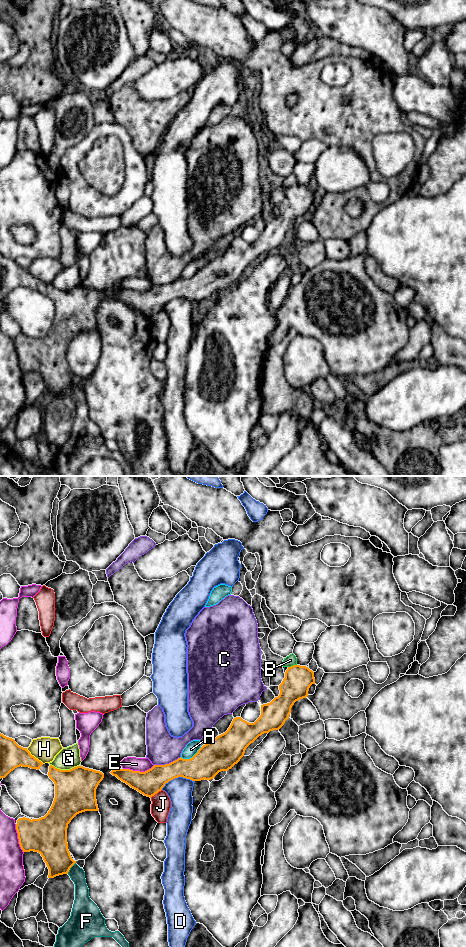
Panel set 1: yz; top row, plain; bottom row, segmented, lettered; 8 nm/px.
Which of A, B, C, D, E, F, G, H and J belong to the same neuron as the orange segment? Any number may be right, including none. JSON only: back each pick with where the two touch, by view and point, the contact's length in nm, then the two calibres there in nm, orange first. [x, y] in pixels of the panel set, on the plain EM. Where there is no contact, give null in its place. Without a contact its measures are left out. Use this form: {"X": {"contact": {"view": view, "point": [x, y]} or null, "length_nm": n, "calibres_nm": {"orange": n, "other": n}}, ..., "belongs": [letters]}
{"belongs": []}

